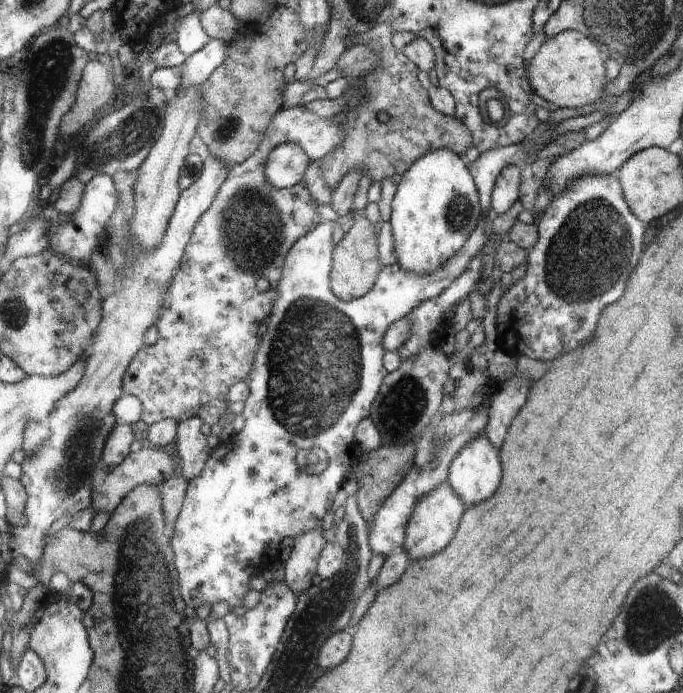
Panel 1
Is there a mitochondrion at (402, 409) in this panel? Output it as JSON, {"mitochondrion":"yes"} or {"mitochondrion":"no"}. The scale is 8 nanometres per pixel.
{"mitochondrion":"yes"}

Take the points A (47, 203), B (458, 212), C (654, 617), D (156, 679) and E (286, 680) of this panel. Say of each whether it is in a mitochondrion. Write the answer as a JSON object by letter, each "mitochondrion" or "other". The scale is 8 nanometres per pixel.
{"A":"other","B":"mitochondrion","C":"mitochondrion","D":"mitochondrion","E":"mitochondrion"}

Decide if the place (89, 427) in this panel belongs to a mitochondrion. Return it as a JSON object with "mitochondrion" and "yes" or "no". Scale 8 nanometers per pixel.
{"mitochondrion":"yes"}

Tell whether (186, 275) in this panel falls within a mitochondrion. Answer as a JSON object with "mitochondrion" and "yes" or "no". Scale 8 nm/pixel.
{"mitochondrion":"no"}

